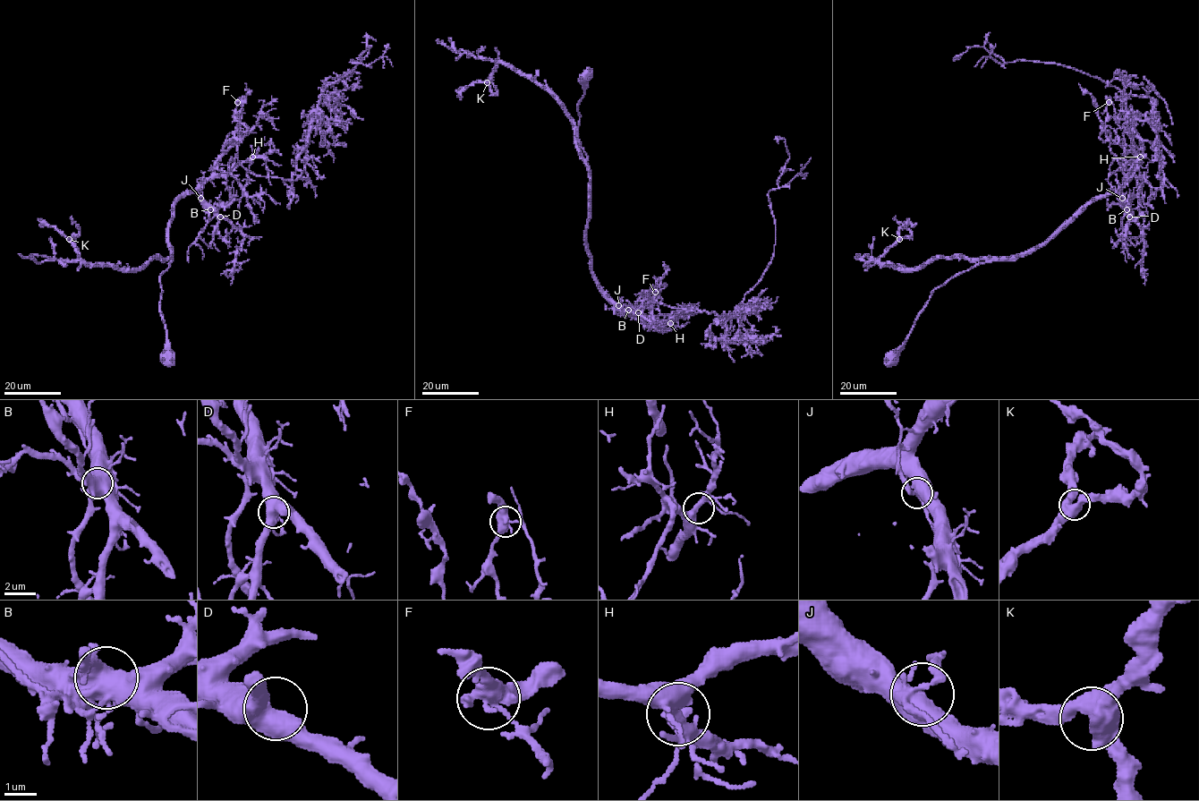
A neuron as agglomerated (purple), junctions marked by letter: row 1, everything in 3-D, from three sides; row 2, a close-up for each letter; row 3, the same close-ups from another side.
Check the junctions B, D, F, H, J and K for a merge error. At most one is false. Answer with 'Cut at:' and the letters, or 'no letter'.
Cut at: F

